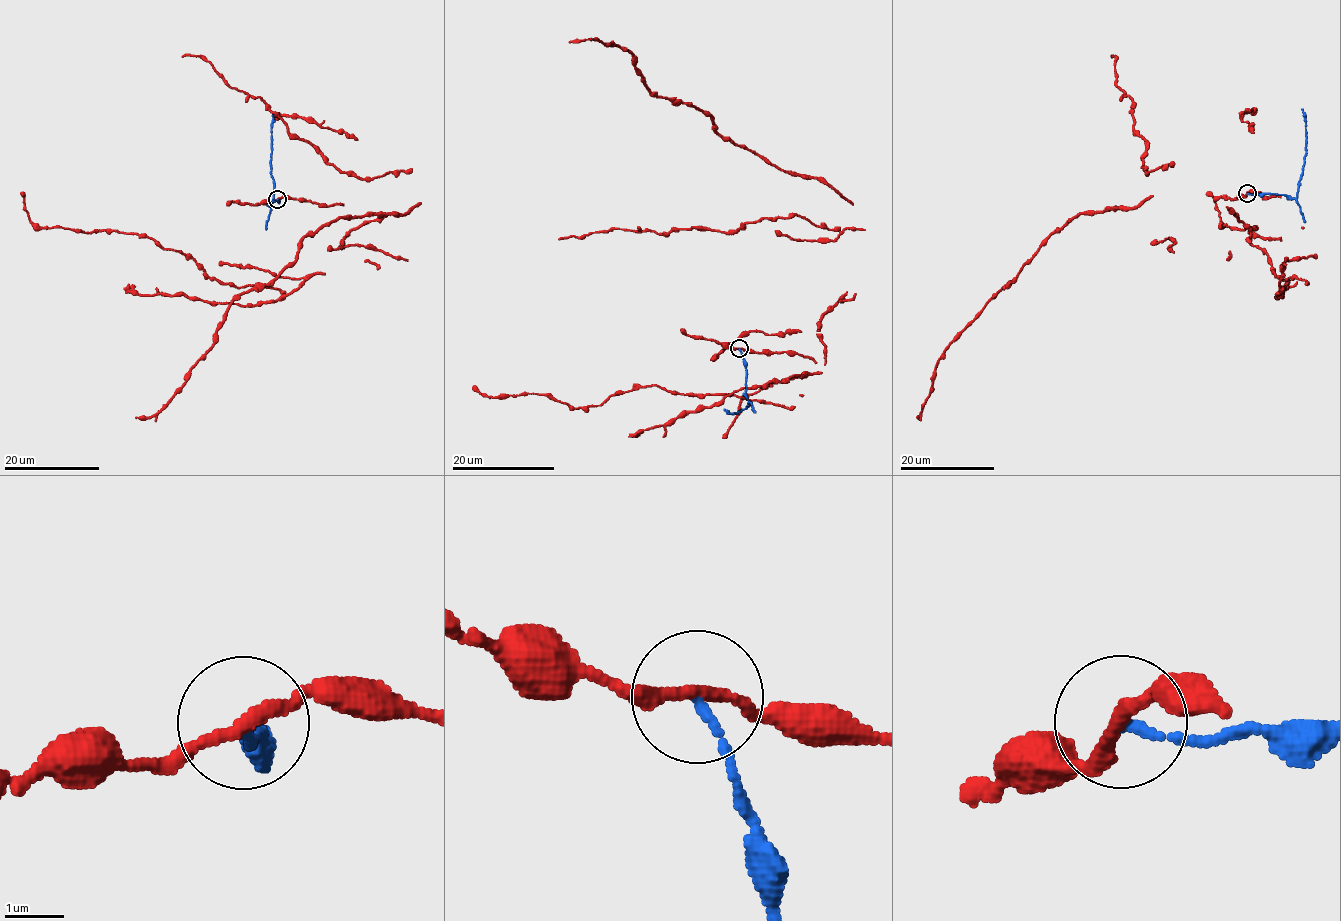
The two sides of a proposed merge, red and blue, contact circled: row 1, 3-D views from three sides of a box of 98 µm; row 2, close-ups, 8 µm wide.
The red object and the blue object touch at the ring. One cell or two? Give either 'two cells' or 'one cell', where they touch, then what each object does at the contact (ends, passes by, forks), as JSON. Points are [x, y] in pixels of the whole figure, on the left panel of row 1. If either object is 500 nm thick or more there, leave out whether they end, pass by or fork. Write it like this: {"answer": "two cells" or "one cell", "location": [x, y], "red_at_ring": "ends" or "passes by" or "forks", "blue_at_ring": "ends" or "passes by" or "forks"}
{"answer": "two cells", "location": [277, 199], "red_at_ring": "passes by", "blue_at_ring": "ends"}

